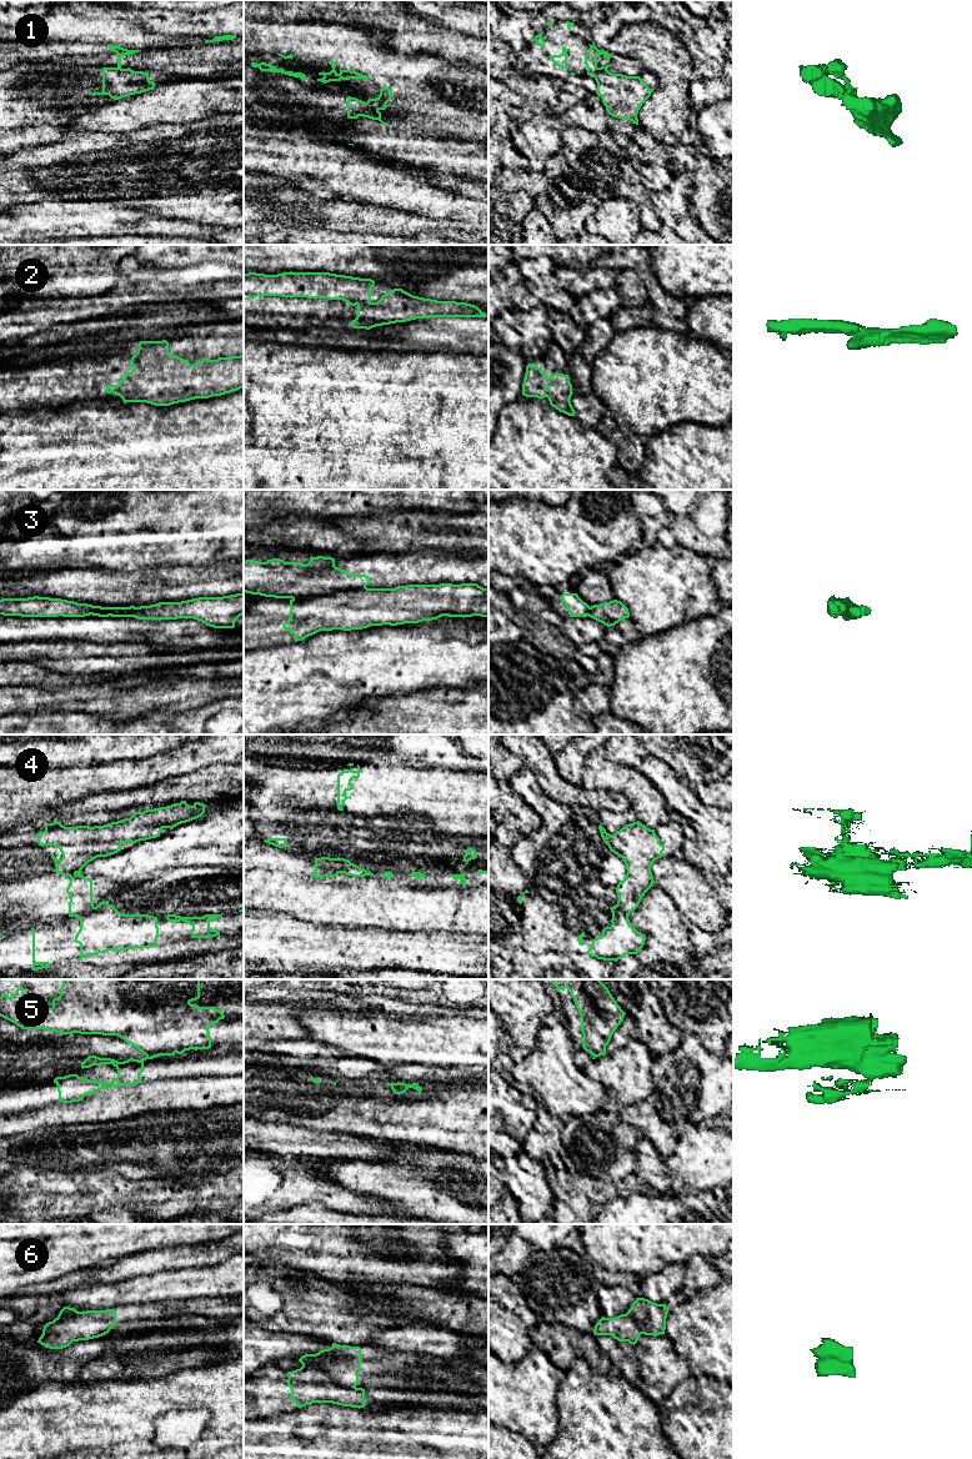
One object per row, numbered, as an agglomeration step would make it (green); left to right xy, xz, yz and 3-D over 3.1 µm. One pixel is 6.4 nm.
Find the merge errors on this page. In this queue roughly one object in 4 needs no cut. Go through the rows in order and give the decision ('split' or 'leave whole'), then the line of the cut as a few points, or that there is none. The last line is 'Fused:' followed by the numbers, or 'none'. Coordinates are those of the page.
1: split | yz (606, 69), (599, 69), (592, 75)
2: leave whole | no cut
3: split | xz (366, 587), (337, 588), (321, 595), (292, 598)
4: split | xy (101, 902), (93, 910), (74, 916)
5: split | xy (146, 1056), (154, 1057)
6: split | xz (302, 1364), (314, 1364), (335, 1382), (355, 1388)
Fused: 1, 3, 4, 5, 6

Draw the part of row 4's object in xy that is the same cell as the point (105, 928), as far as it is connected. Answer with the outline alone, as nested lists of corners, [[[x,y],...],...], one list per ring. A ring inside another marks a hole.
[[[105,901],[94,911],[75,917],[80,919],[75,936],[80,944],[79,961],[109,951],[155,947],[159,938],[157,917],[124,914]]]

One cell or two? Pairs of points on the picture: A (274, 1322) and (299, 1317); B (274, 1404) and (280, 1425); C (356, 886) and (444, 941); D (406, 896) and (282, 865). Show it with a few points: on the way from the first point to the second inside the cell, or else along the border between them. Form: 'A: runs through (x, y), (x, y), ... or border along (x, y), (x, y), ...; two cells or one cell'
A: runs through (280, 1319), (292, 1317); one cell
B: border along (305, 1404), (296, 1410), (260, 1418); two cells
C: border along (399, 931), (446, 931), (457, 934); two cells
D: border along (280, 871), (307, 875), (310, 877); two cells

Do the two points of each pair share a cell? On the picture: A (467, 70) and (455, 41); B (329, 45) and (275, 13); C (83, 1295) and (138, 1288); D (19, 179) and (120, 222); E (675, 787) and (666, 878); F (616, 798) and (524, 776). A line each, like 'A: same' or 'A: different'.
A: different
B: different
C: same
D: different
E: different
F: different

